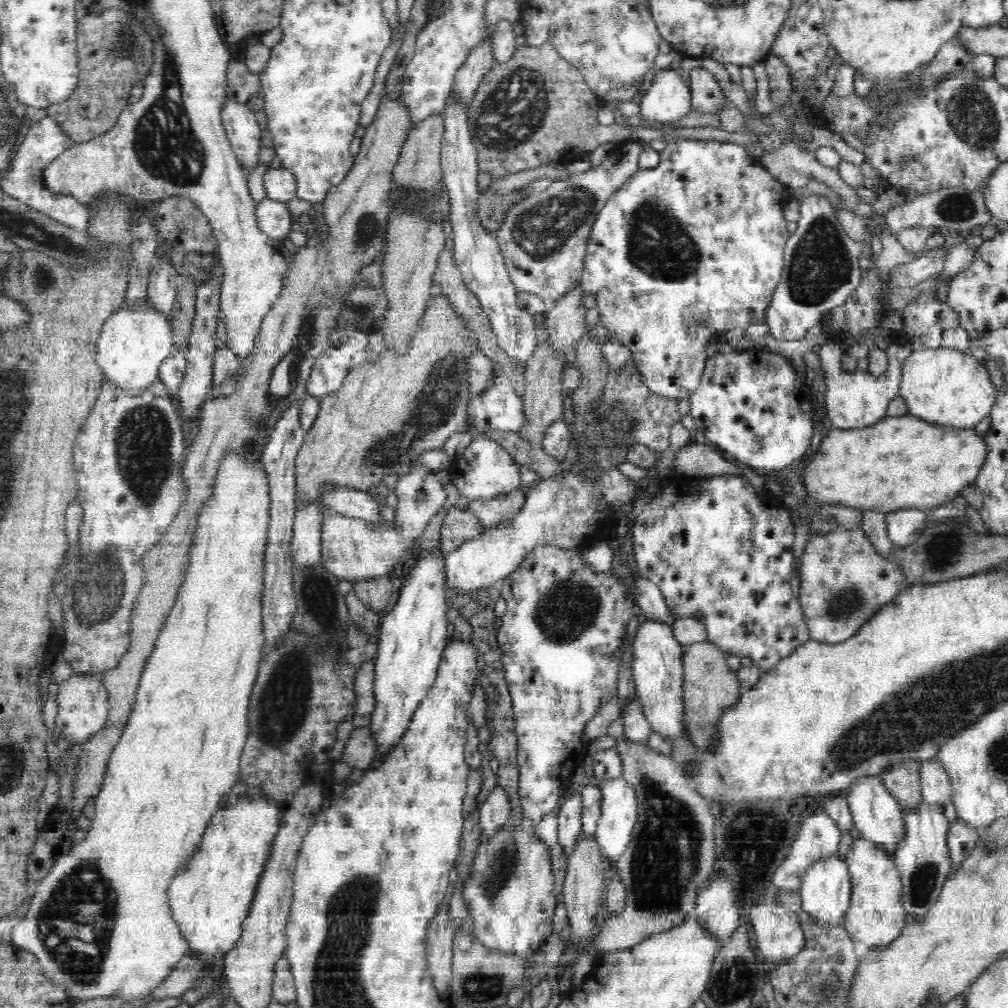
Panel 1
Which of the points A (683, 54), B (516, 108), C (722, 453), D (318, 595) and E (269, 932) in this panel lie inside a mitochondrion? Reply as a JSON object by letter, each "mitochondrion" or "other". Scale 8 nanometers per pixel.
{"A":"other","B":"mitochondrion","C":"other","D":"mitochondrion","E":"other"}

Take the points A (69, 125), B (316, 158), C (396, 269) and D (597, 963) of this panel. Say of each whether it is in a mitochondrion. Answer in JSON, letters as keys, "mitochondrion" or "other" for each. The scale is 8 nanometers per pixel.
{"A":"other","B":"other","C":"other","D":"other"}

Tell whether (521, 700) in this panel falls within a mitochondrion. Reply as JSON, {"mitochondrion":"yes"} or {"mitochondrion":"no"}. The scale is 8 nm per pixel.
{"mitochondrion":"no"}

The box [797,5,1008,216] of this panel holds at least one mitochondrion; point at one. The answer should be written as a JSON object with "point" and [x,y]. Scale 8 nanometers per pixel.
{"point":[971,114]}

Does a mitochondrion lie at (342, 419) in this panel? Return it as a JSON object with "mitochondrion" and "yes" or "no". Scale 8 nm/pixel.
{"mitochondrion":"no"}

